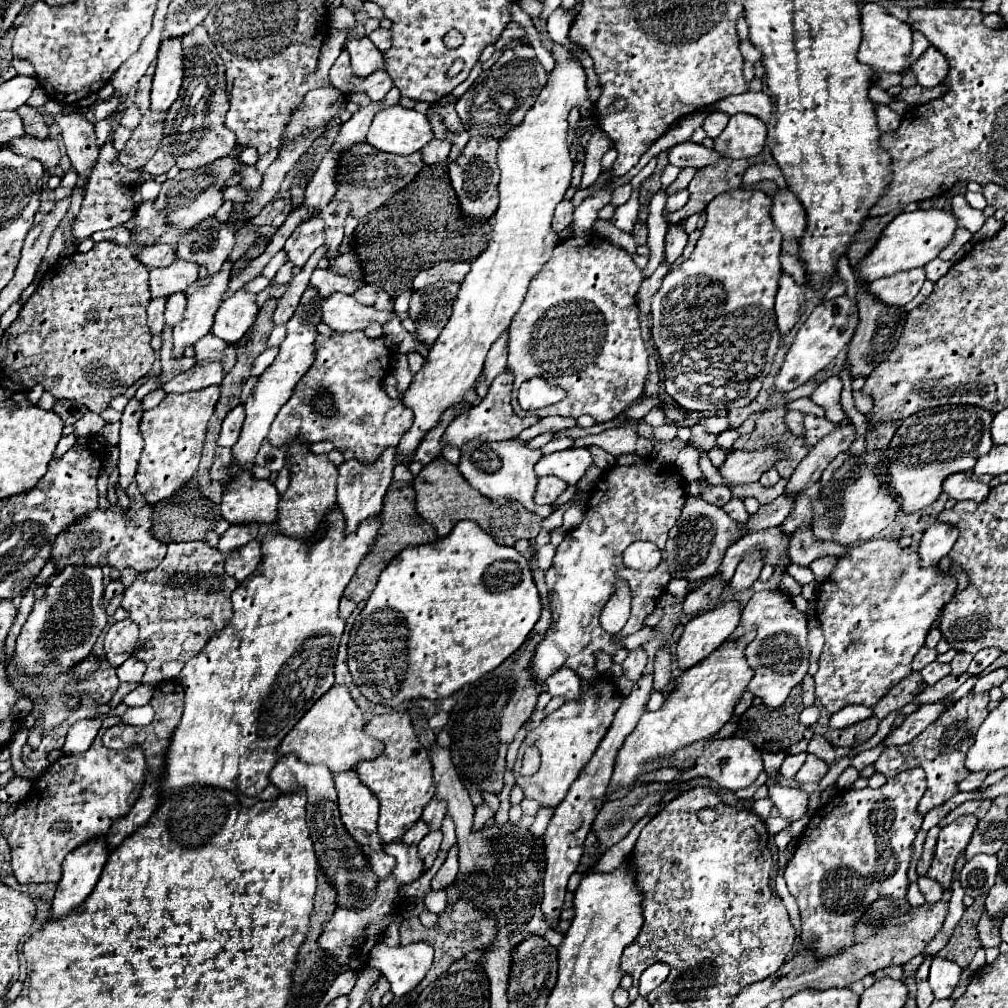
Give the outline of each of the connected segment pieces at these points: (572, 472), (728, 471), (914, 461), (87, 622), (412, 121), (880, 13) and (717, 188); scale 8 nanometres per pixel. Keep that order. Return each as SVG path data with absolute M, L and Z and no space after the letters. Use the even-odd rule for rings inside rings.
M573 447L573 449L565 449L541 457L535 465L535 473L539 477L555 475L567 481L567 485L577 485L591 465L593 465L593 455L587 449Z
M757 449L757 451L731 451L723 465L719 467L725 485L745 485L759 481L761 473L769 469L777 459L777 449Z
M945 405L935 409L925 409L921 413L915 413L911 417L905 417L897 429L897 433L891 439L891 449L897 451L897 457L893 457L887 465L887 475L891 479L891 489L897 497L897 503L901 505L903 513L917 513L925 507L929 507L939 495L941 495L941 483L945 477L961 471L971 471L977 459L993 447L991 443L991 425L993 415L981 407L973 405Z
M69 565L49 585L43 599L35 601L21 635L17 637L15 659L27 673L63 673L83 661L107 625L103 607L103 571L93 565Z
M401 105L379 111L369 127L367 143L379 151L395 155L411 155L421 151L433 139L425 113L405 109Z
M865 3L861 7L861 25L863 25L863 41L857 51L857 59L865 65L869 65L875 73L903 73L911 55L911 27L891 15L877 5L877 3Z
M721 159L711 167L699 169L689 183L691 197L689 197L687 205L683 209L667 215L665 219L675 225L693 213L703 211L705 205L713 197L727 193L731 189L737 189L741 185L741 179L743 179L743 173L747 167L749 167L747 159Z

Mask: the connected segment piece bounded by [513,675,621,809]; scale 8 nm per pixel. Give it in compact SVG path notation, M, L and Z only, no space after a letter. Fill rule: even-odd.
M605 675L595 687L585 691L581 701L569 701L569 703L561 705L547 719L543 719L543 723L537 729L533 729L525 737L525 741L521 743L513 773L515 773L517 785L523 789L527 799L535 799L535 801L539 801L541 807L553 807L553 809L565 799L565 793L569 791L571 783L577 779L581 769L589 763L597 745L605 737L605 733L613 721L613 715L617 711L617 705L621 705L621 693L617 691L615 681L609 675ZM531 745L535 745L541 753L541 767L535 775L523 777L521 775L521 757L523 757L525 749Z

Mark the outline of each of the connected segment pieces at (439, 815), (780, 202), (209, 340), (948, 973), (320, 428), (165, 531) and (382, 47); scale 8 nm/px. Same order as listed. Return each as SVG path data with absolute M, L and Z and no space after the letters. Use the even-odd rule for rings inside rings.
M431 799L429 805L423 809L423 815L421 815L421 821L425 821L429 825L429 831L437 831L441 829L441 821L445 817L445 801L437 801L437 799Z
M781 189L773 197L771 217L775 227L781 231L783 239L801 239L807 229L805 209L789 189Z
M205 335L194 344L196 358L223 358L223 370L228 373L236 363L238 349L246 344L247 336L242 337L237 344L228 345L222 339L212 335Z
M935 957L931 971L929 971L929 985L933 989L933 995L937 999L951 997L957 981L959 981L959 975L961 975L961 967L957 963Z
M363 331L333 335L319 333L315 341L315 361L295 385L291 399L277 413L267 441L283 451L287 451L291 441L301 441L305 445L331 441L335 451L353 451L355 459L365 465L377 461L387 447L397 447L403 433L413 425L413 411L399 399L391 399L381 387L393 361L393 353L381 337L369 339ZM319 393L327 393L331 397L331 415L321 415L313 409L313 399Z
M191 481L185 487L181 487L171 499L165 499L153 507L153 535L159 541L199 541L205 539L209 531L215 529L217 521L221 519L219 505L207 499L205 495L201 497L201 491L197 489L197 483Z
M377 29L377 31L373 31L371 35L369 35L369 39L375 43L375 47L381 51L381 53L385 53L389 47L391 47L391 31L389 29Z

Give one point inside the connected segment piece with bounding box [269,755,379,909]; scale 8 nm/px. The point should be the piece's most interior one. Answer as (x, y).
(344, 862)

